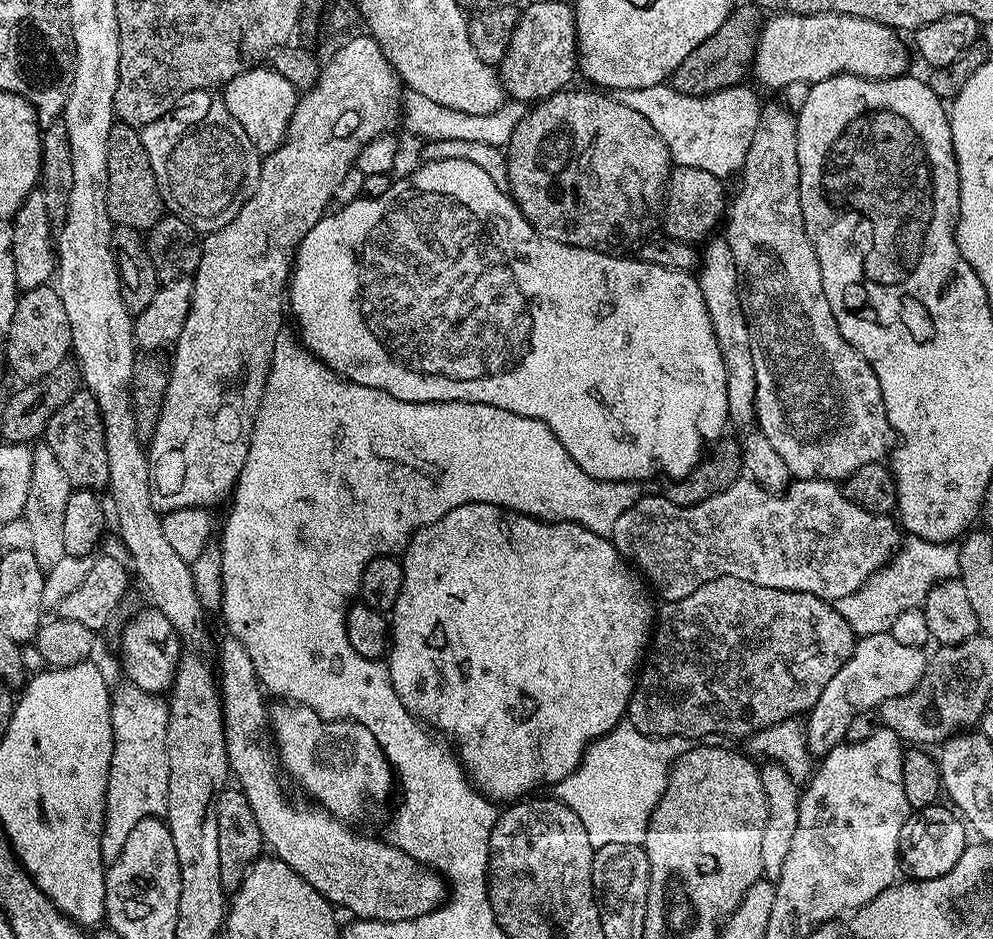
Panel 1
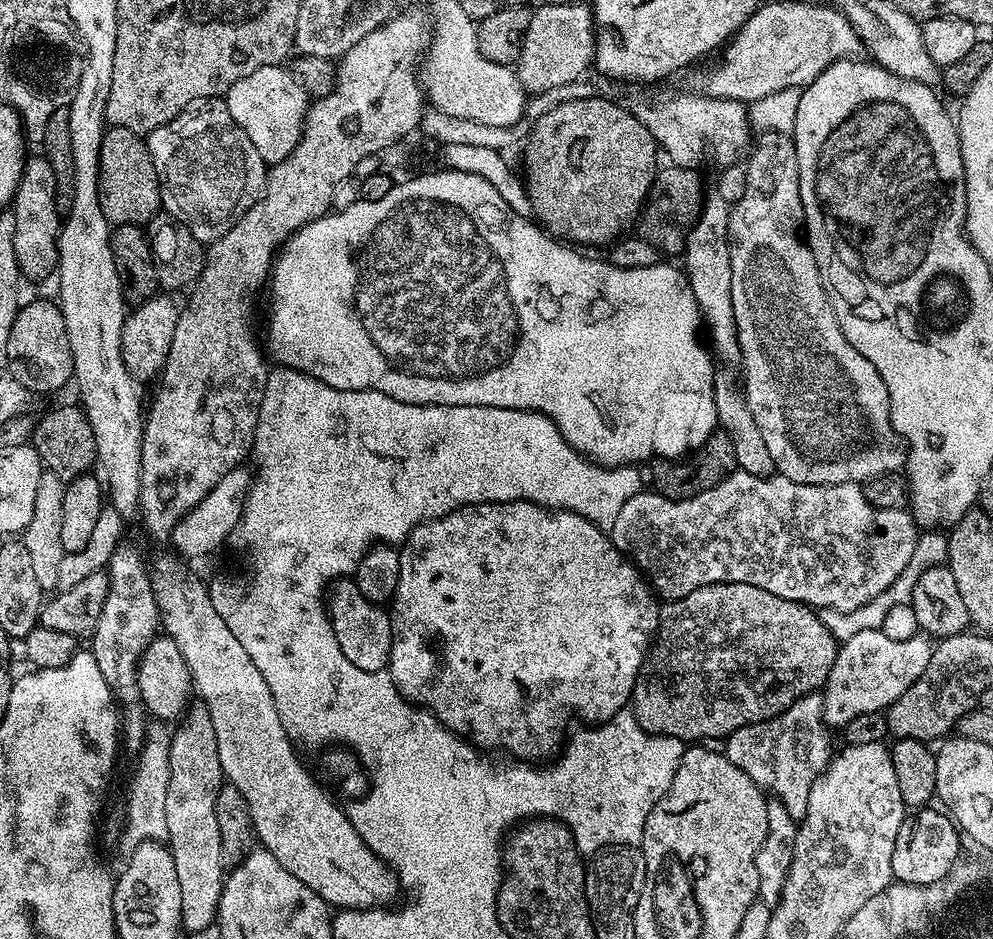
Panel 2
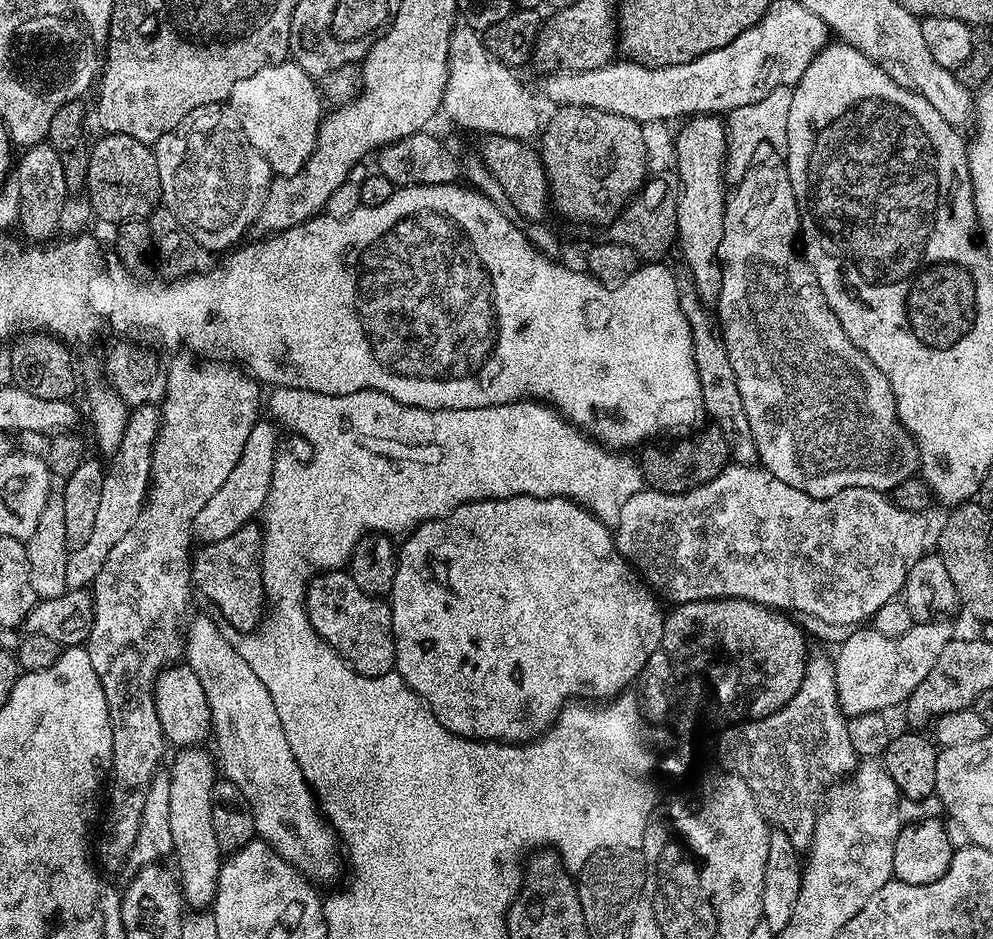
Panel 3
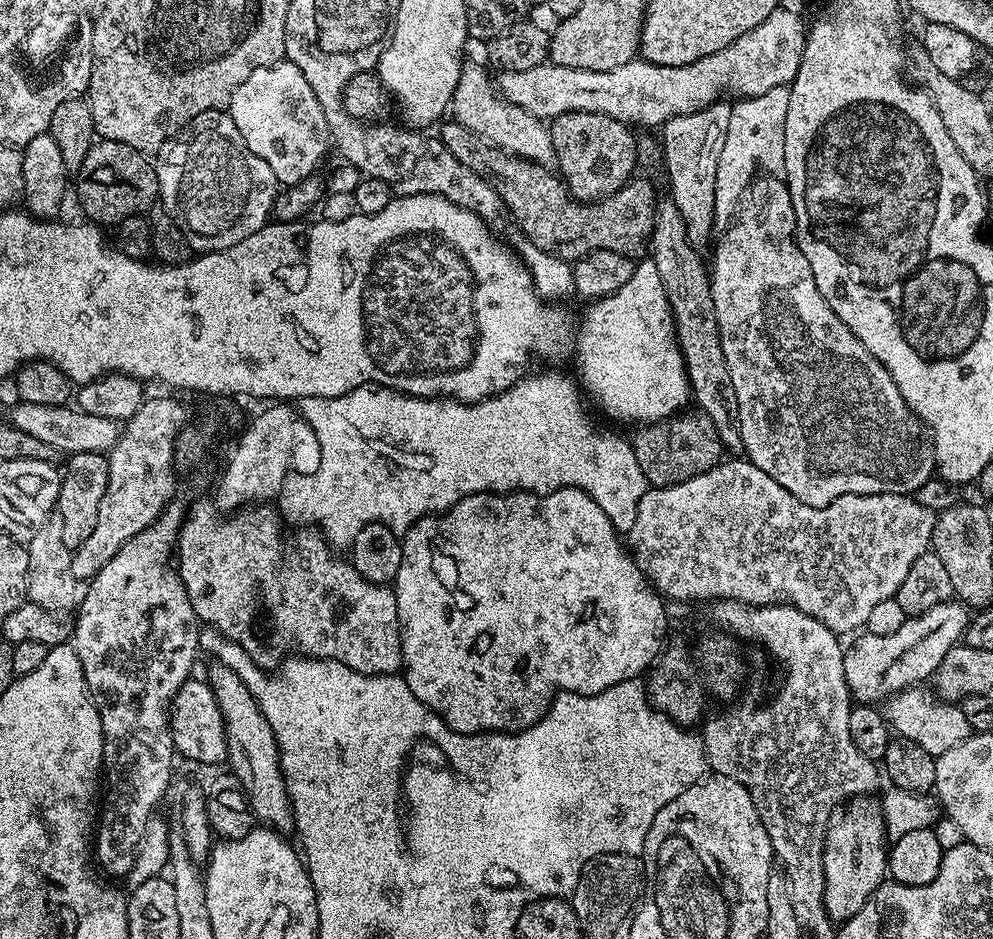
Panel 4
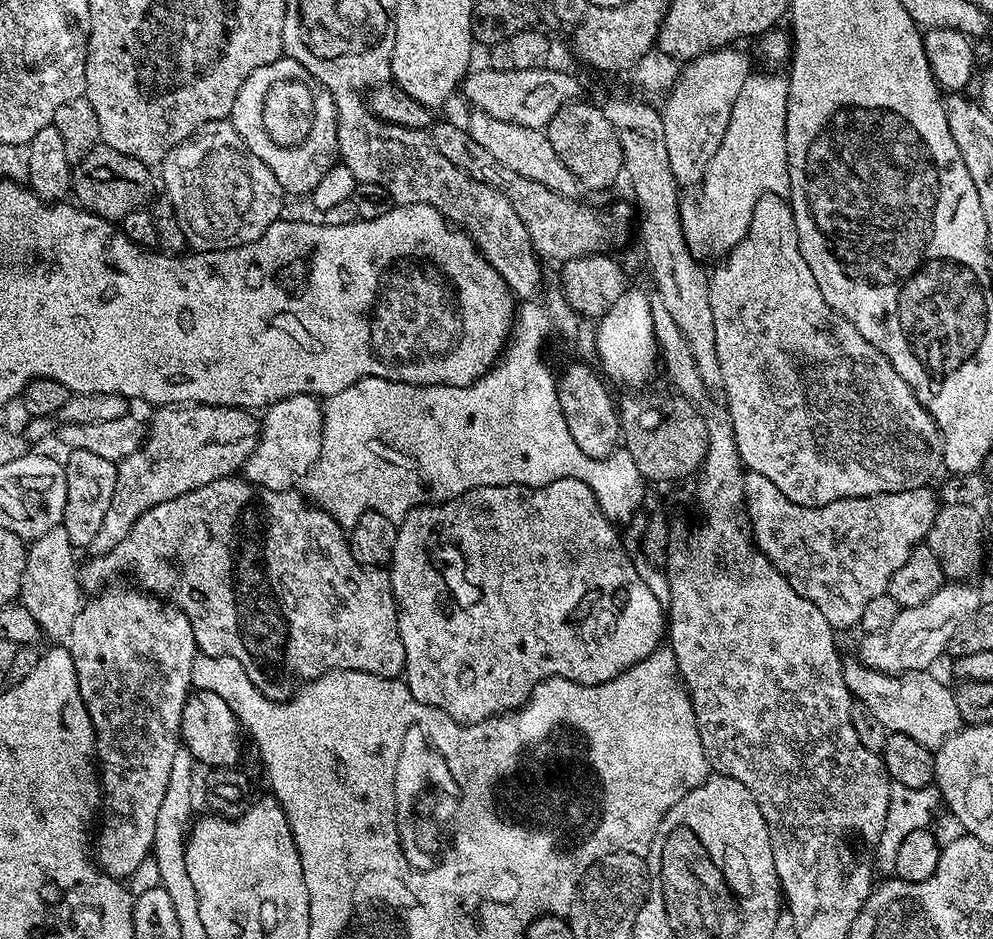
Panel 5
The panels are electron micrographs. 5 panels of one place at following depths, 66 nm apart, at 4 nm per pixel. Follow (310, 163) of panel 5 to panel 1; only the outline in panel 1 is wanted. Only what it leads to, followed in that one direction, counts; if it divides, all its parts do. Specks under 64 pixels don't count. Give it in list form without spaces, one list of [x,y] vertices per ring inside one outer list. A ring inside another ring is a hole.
[[[257,66],[238,74],[229,84],[223,85],[222,95],[226,102],[226,110],[238,118],[238,126],[246,130],[246,138],[254,142],[254,146],[262,154],[278,150],[278,146],[286,138],[290,120],[296,109],[298,93],[296,88],[276,72],[275,67]]]

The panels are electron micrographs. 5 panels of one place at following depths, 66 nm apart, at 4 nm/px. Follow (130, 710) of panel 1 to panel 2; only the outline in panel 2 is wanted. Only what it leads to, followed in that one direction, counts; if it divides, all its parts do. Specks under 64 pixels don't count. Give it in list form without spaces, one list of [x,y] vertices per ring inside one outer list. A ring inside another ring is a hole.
[[[163,723],[147,725],[146,735],[139,749],[136,769],[128,780],[128,801],[124,804],[124,833],[120,844],[125,850],[137,848],[142,842],[167,841],[166,830],[166,789],[170,786],[170,732]]]

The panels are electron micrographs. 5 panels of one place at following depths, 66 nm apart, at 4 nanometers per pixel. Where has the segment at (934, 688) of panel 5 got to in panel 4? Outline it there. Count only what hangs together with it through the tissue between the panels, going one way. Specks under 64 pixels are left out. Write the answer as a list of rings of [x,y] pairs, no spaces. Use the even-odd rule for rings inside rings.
[[[924,686],[905,688],[904,691],[889,696],[882,711],[888,718],[888,723],[897,737],[913,740],[922,746],[931,756],[946,754],[950,746],[970,738],[974,733],[970,722],[966,722],[966,714],[955,703],[941,700],[935,691],[924,689]]]

